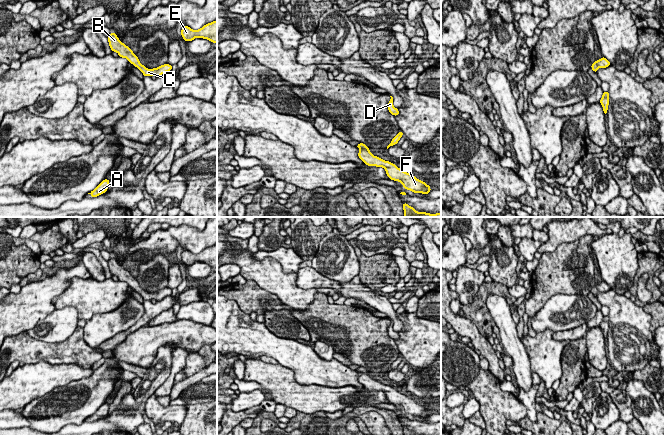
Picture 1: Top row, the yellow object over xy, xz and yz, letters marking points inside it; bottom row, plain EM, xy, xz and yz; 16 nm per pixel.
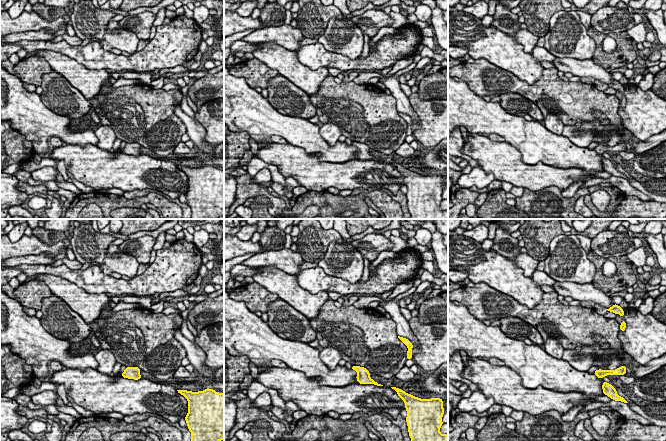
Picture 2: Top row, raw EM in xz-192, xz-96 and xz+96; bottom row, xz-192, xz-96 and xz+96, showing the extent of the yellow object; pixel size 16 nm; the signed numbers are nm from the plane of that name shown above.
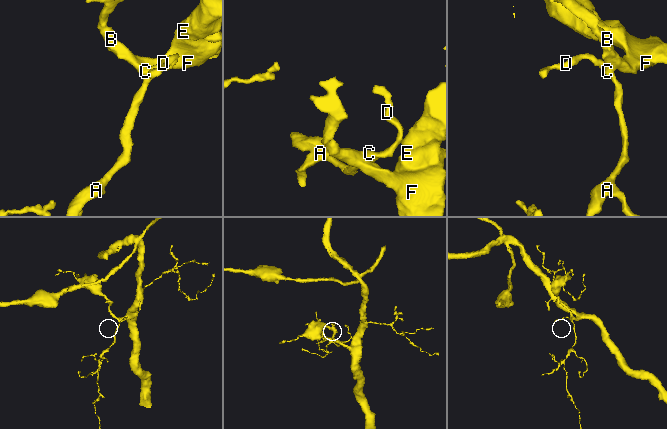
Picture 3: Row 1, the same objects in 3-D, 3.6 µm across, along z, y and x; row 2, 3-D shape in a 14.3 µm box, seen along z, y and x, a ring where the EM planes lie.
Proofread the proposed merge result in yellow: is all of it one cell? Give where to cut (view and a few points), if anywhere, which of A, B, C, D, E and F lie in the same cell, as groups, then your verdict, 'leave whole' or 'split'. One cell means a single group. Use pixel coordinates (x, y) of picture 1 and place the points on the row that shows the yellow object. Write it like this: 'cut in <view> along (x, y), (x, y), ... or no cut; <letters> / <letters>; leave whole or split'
no cut; A B C D E F; leave whole

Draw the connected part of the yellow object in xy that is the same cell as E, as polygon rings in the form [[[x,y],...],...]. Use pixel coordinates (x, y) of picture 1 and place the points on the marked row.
[[[217,21],[208,23],[198,30],[183,26],[181,35],[186,42],[192,41],[195,38],[203,38],[217,44]]]

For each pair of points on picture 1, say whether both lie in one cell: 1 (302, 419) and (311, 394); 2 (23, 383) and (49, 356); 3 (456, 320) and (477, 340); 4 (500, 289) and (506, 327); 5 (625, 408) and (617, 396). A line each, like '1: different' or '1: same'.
1: different
2: different
3: same
4: different
5: same

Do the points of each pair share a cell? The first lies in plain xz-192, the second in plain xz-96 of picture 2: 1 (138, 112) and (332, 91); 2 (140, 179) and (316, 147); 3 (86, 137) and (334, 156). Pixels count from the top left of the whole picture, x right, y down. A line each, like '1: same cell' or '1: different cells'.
1: same cell
2: different cells
3: same cell

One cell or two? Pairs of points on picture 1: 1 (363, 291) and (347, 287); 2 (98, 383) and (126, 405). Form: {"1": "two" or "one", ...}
{"1": "one", "2": "two"}

